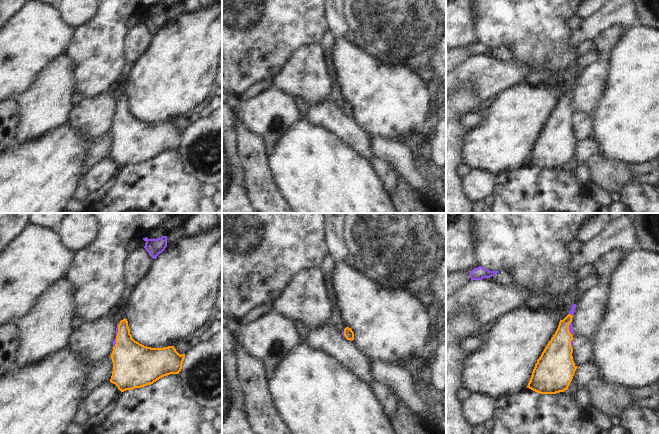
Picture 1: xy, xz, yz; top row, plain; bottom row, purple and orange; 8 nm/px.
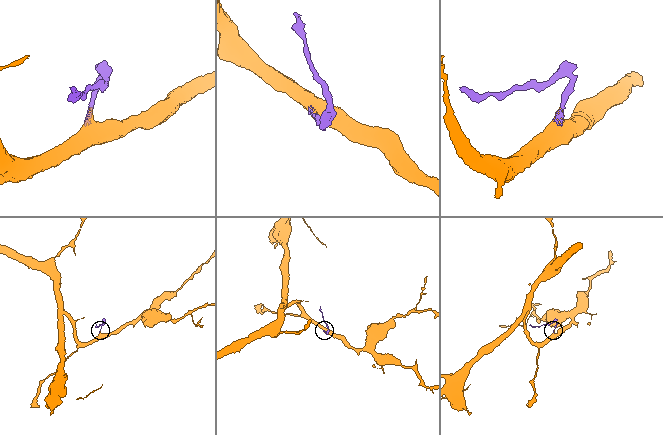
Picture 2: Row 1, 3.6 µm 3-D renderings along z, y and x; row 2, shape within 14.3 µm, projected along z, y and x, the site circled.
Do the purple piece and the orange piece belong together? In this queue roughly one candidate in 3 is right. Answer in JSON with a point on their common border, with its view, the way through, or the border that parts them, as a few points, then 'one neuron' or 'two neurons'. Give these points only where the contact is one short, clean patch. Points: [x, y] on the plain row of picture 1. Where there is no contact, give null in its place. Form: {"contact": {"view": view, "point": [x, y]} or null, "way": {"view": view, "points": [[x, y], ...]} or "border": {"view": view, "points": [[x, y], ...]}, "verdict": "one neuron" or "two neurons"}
{"contact": {"view": "yz", "point": [569, 104]}, "way": {"view": "yz", "points": [[570, 102], [569, 104], [564, 109], [557, 132]]}, "verdict": "one neuron"}

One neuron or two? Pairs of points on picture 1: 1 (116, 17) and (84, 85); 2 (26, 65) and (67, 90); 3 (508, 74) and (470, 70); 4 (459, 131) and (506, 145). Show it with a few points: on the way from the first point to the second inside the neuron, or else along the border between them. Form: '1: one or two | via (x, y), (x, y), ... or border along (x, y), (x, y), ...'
1: one | via (106, 34), (99, 47), (99, 60), (96, 68)
2: two | border along (58, 58), (44, 70), (36, 83), (26, 92)
3: one | via (499, 74), (481, 74), (479, 72)
4: two | border along (468, 131), (463, 136), (461, 156)

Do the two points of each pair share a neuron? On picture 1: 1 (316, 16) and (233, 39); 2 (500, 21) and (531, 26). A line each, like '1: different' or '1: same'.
1: same
2: same

